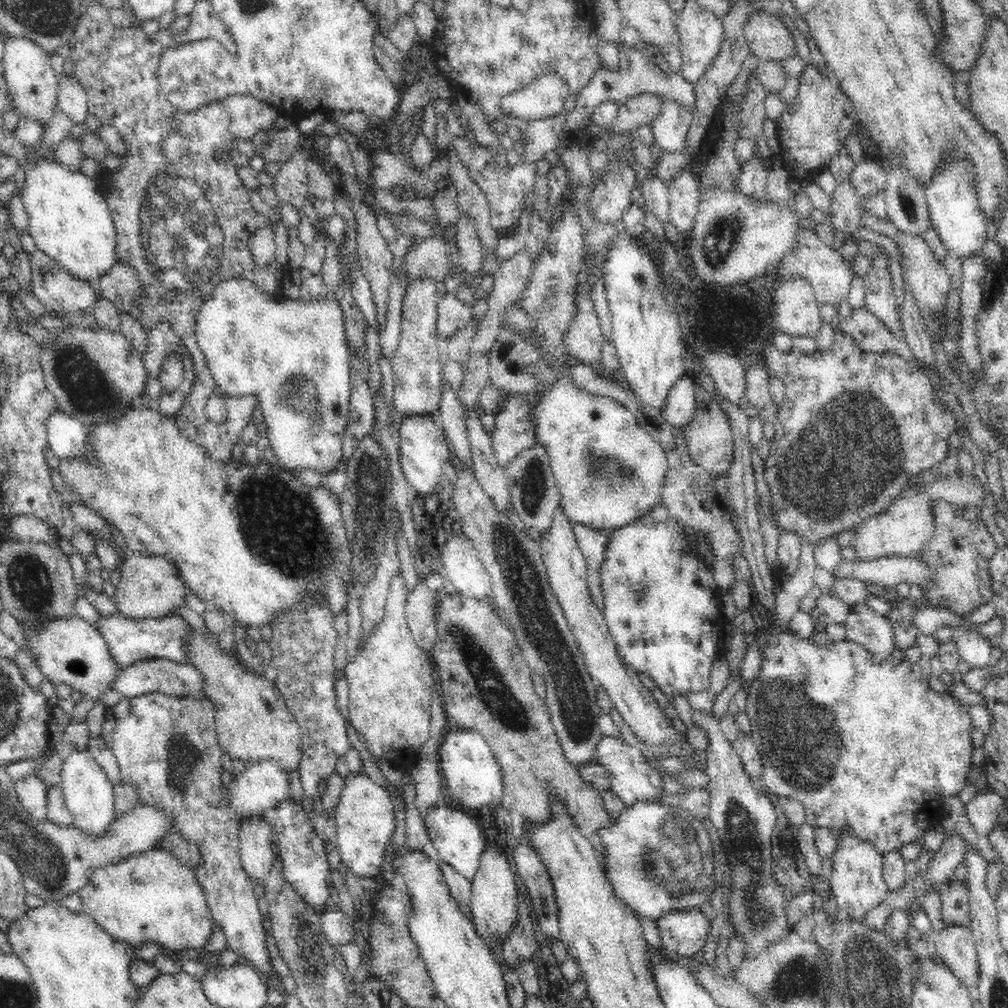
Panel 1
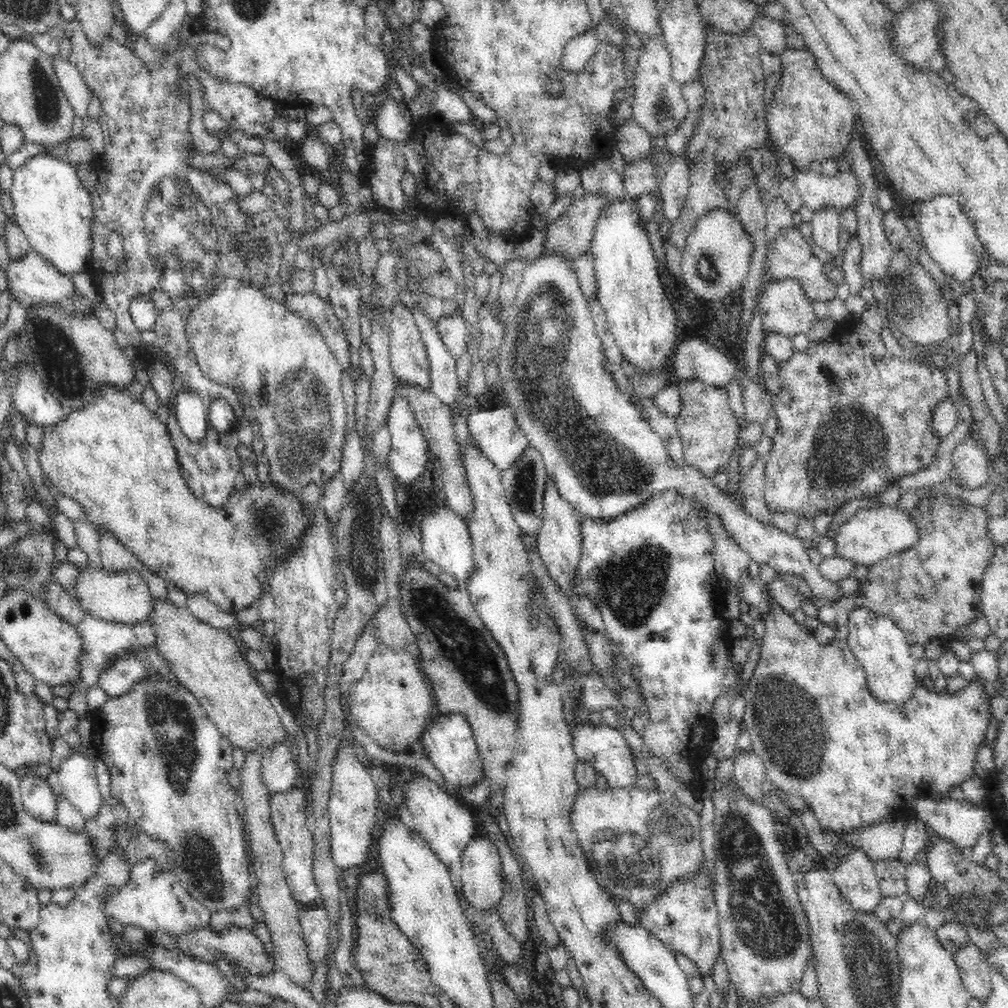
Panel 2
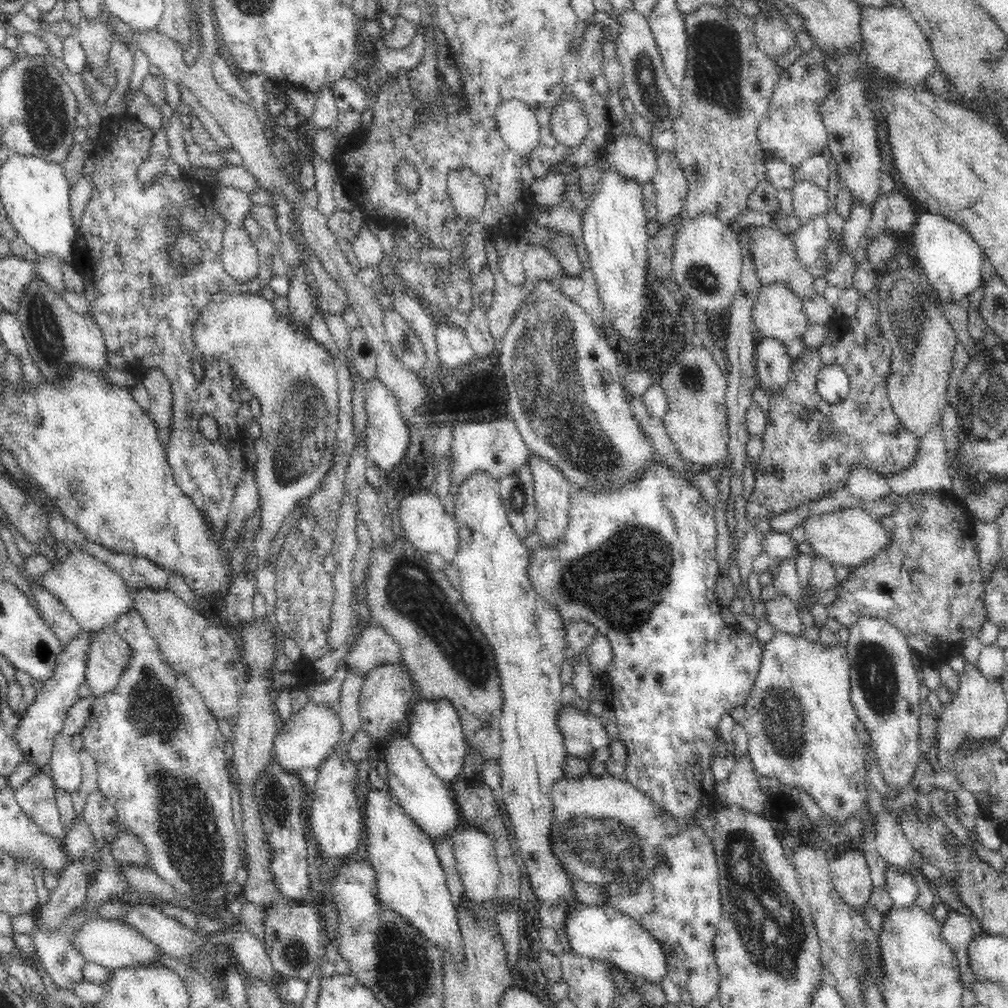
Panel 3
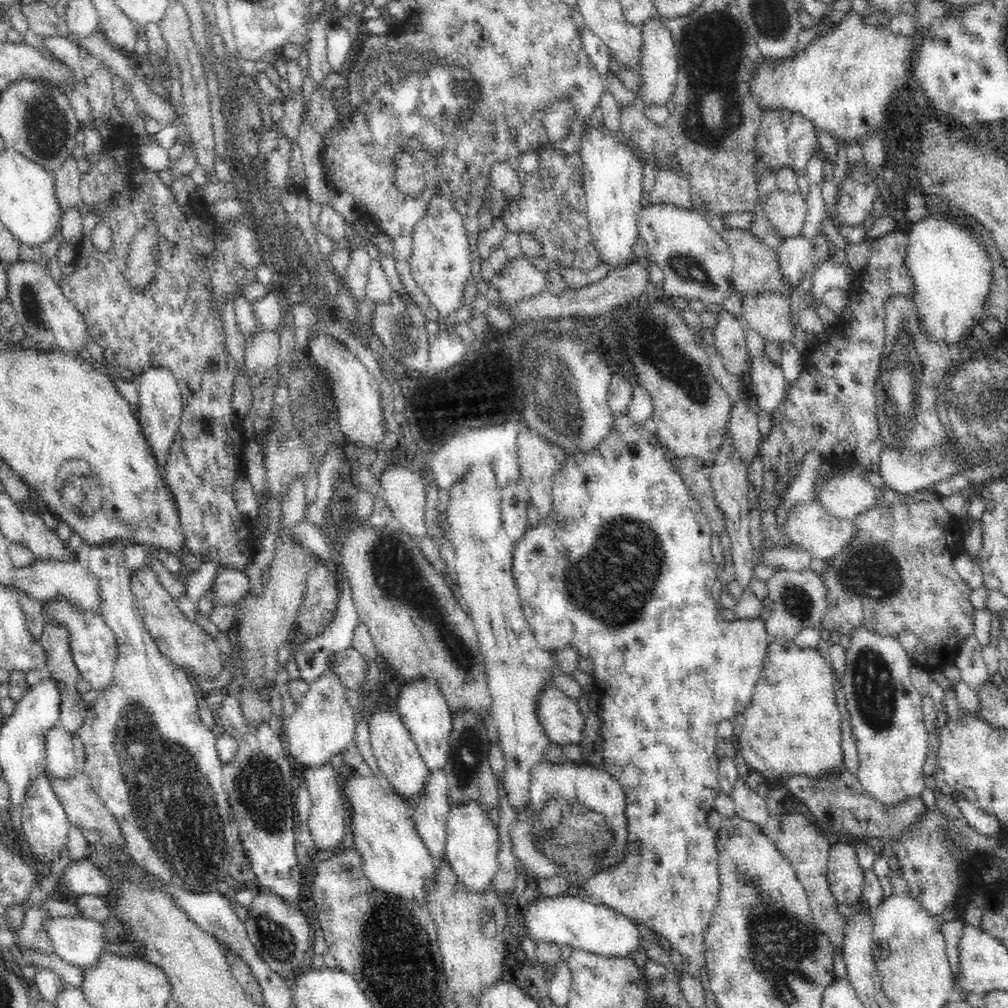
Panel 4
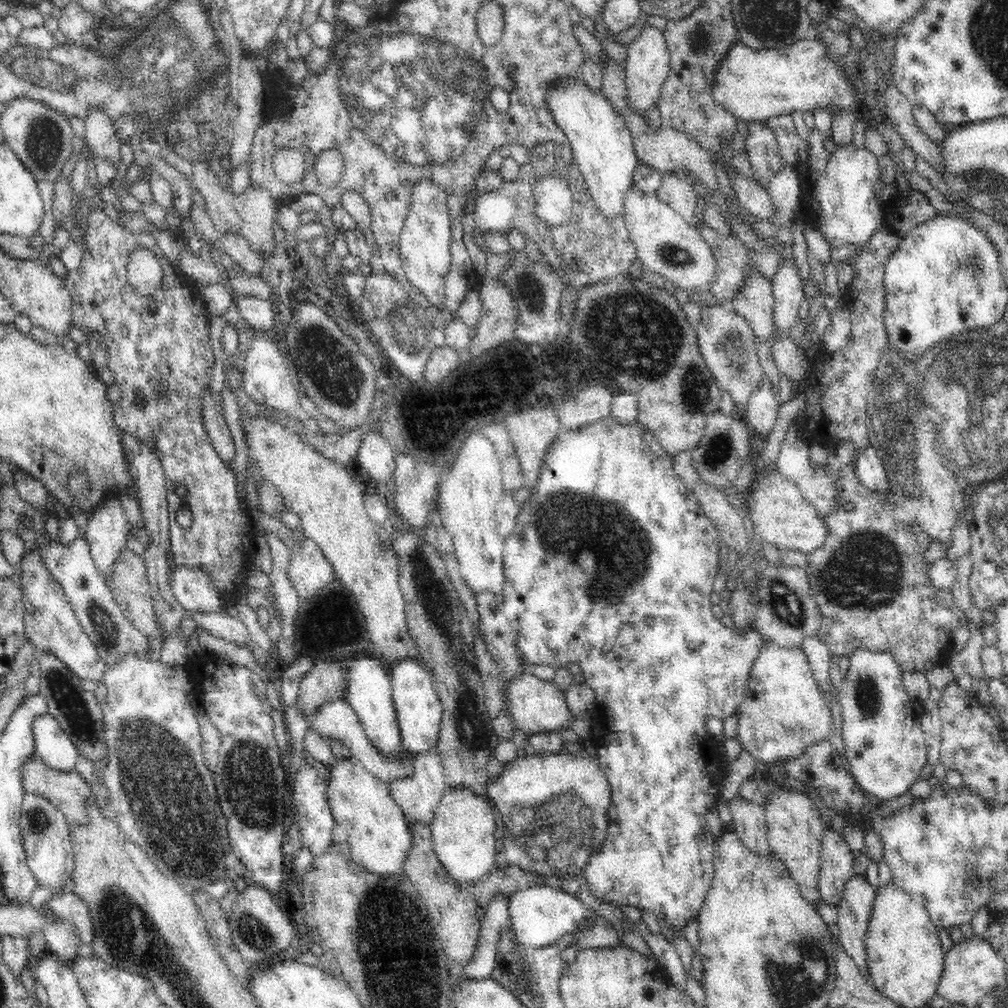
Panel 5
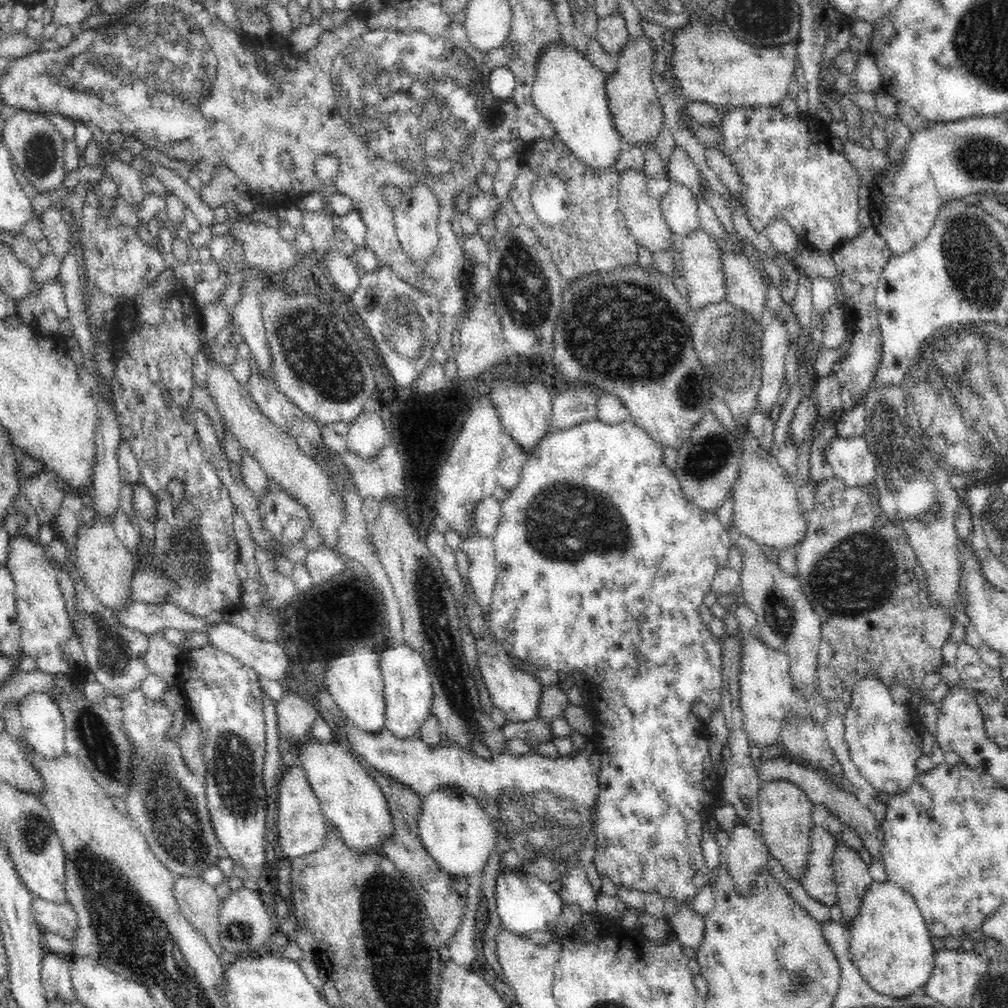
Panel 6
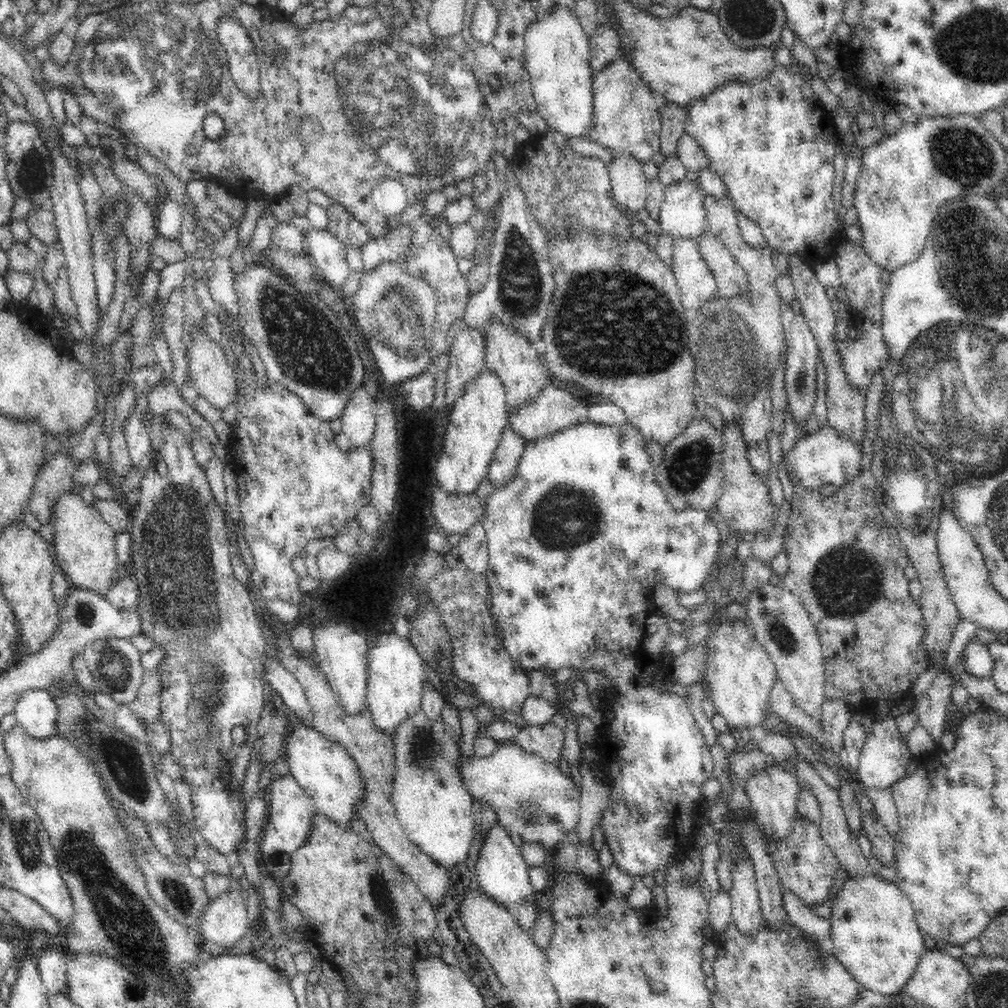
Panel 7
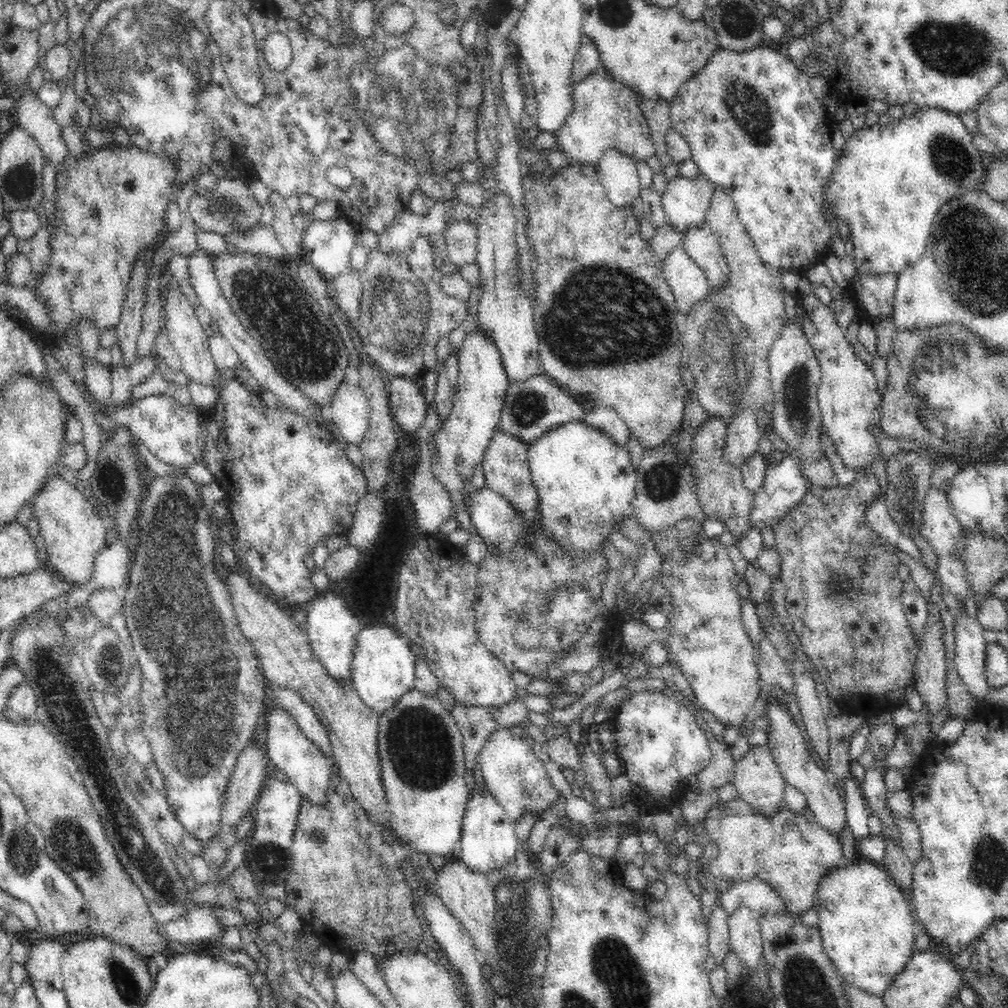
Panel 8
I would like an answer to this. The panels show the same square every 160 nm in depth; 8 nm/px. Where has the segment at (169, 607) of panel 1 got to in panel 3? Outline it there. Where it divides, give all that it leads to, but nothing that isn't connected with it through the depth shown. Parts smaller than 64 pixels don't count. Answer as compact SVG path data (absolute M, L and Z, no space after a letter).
M71 547L65 560L56 562L52 570L48 570L38 579L42 581L42 587L52 591L56 598L68 607L82 629L113 628L120 616L128 614L128 610L135 610L134 588L130 587L110 565L82 549Z

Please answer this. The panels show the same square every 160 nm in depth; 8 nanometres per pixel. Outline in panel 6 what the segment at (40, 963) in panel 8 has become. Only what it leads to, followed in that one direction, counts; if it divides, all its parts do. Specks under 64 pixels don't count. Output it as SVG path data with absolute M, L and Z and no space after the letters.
M46 951L41 964L41 983L47 1000L60 1000L64 1004L77 1000L74 985L71 981L71 972L69 971L69 962L67 957Z

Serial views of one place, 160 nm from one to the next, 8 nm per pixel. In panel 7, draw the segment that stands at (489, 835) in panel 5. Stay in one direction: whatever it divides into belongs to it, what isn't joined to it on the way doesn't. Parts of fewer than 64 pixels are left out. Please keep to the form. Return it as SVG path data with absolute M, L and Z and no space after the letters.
M422 710L400 725L391 738L395 745L396 756L393 801L400 825L408 838L418 845L424 854L434 859L436 864L447 869L464 864L466 858L470 856L470 850L480 842L480 834L473 820L472 795L459 778L458 765L456 765L460 754L459 747L454 745L450 735L444 730L442 719L432 723L424 717Z

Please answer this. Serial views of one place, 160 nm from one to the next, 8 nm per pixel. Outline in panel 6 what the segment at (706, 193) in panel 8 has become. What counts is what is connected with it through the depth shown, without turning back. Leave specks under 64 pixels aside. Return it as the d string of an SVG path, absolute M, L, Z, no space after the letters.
M671 181L669 192L661 201L664 219L680 238L700 229L698 200L684 185Z

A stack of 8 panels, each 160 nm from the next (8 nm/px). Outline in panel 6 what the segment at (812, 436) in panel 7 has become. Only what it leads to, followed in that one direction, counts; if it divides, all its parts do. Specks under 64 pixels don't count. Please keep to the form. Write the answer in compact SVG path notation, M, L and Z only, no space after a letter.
M836 437L828 444L824 460L832 466L834 477L850 487L864 487L876 481L874 455L864 437Z

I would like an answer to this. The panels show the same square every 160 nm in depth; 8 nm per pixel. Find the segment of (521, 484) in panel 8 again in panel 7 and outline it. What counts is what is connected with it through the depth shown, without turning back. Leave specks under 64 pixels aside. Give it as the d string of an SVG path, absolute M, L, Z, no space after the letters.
M512 425L505 426L489 468L489 479L496 489L510 485L518 474L518 465L528 441Z

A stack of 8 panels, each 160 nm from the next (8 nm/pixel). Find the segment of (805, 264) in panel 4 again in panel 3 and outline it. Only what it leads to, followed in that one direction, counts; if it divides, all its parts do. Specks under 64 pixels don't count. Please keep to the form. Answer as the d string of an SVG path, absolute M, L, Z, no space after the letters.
M814 216L806 224L802 224L796 232L791 234L794 247L798 252L801 264L807 266L815 264L820 254L824 252L826 243L835 240L835 236L828 226L826 216Z

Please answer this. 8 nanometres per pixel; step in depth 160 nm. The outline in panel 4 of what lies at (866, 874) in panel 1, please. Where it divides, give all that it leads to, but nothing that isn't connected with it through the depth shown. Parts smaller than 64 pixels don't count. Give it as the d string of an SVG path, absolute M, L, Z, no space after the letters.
M836 842L828 856L830 890L840 905L852 905L863 896L864 869L860 866L854 846Z

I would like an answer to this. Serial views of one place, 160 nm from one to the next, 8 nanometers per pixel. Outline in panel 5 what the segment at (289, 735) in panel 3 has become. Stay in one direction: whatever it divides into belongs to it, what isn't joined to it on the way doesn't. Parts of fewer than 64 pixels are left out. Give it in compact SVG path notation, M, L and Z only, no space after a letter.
M344 696L342 698L338 698L338 700L330 700L330 702L322 702L310 716L307 716L307 724L309 730L312 730L312 733L316 733L320 739L330 743L332 740L338 740L350 750L351 757L360 760L362 765L364 765L371 773L374 773L381 781L389 784L389 780L396 778L402 779L408 776L413 771L413 758L414 754L409 752L409 758L406 762L397 762L397 760L390 760L388 762L386 759L382 759L382 756L379 755L378 751L374 749L374 746L368 741L366 734L364 733L364 729L362 725L357 720L356 712L353 710L353 707L349 704L349 701Z

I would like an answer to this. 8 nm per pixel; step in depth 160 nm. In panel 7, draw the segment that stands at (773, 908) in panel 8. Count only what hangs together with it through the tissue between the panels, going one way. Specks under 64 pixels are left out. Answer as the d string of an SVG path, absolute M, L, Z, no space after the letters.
M784 890L784 908L789 920L801 928L807 937L814 939L819 947L832 950L830 918L817 916L811 906L806 905L798 895L790 890Z

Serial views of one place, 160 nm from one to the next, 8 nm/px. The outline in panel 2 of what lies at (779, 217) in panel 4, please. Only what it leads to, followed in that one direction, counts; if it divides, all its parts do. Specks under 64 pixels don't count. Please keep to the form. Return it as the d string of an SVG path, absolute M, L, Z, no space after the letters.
M854 169L839 172L838 176L798 171L793 180L804 205L813 212L824 206L854 210L864 191L864 183Z

